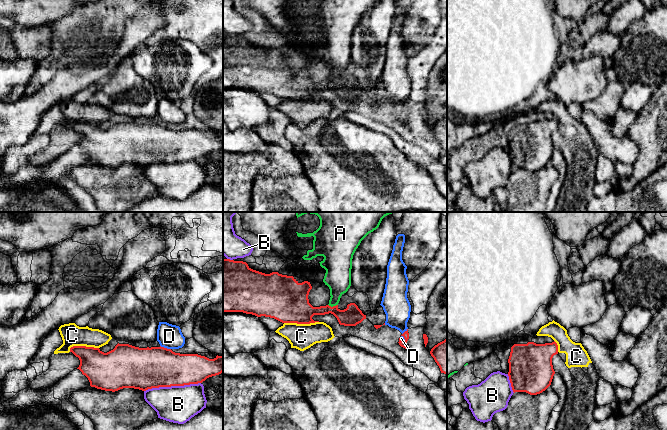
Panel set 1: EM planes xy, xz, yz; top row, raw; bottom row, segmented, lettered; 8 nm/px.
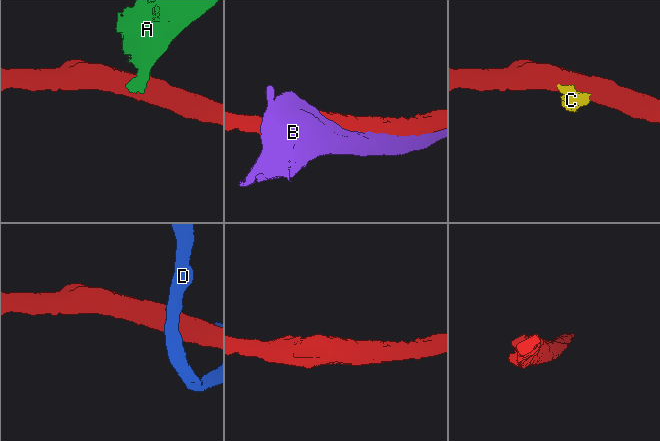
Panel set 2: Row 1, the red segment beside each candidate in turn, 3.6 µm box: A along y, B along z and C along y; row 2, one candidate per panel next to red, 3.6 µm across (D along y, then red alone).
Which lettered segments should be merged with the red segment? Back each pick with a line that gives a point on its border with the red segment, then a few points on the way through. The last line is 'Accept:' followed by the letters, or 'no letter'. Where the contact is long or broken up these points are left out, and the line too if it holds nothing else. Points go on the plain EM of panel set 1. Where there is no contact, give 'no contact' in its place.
Accept: no letter

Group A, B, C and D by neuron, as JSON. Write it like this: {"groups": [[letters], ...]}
{"groups": [["A", "C"], ["B"], ["D"]]}

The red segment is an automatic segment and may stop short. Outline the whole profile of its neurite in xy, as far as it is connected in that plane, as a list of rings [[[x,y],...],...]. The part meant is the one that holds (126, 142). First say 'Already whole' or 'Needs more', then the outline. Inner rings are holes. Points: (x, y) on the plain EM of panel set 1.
Already whole. [[[117,120],[115,124],[107,129],[102,128],[99,124],[86,122],[73,122],[70,124],[76,133],[80,136],[79,145],[85,151],[91,163],[105,167],[118,167],[123,164],[134,164],[146,167],[152,164],[184,162],[190,160],[198,160],[207,154],[219,151],[223,148],[223,132],[216,132],[209,135],[198,130],[180,130],[175,129],[171,125],[164,123],[147,123],[139,124],[129,120]]]

